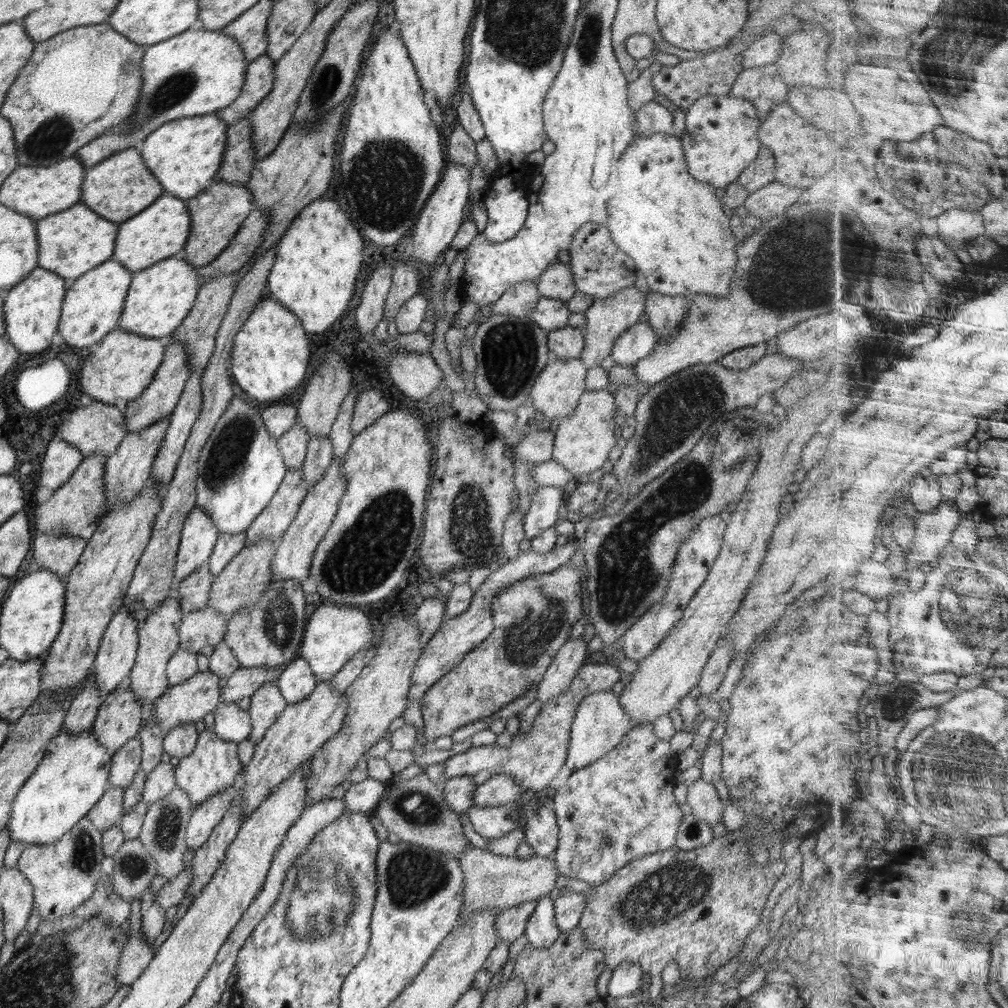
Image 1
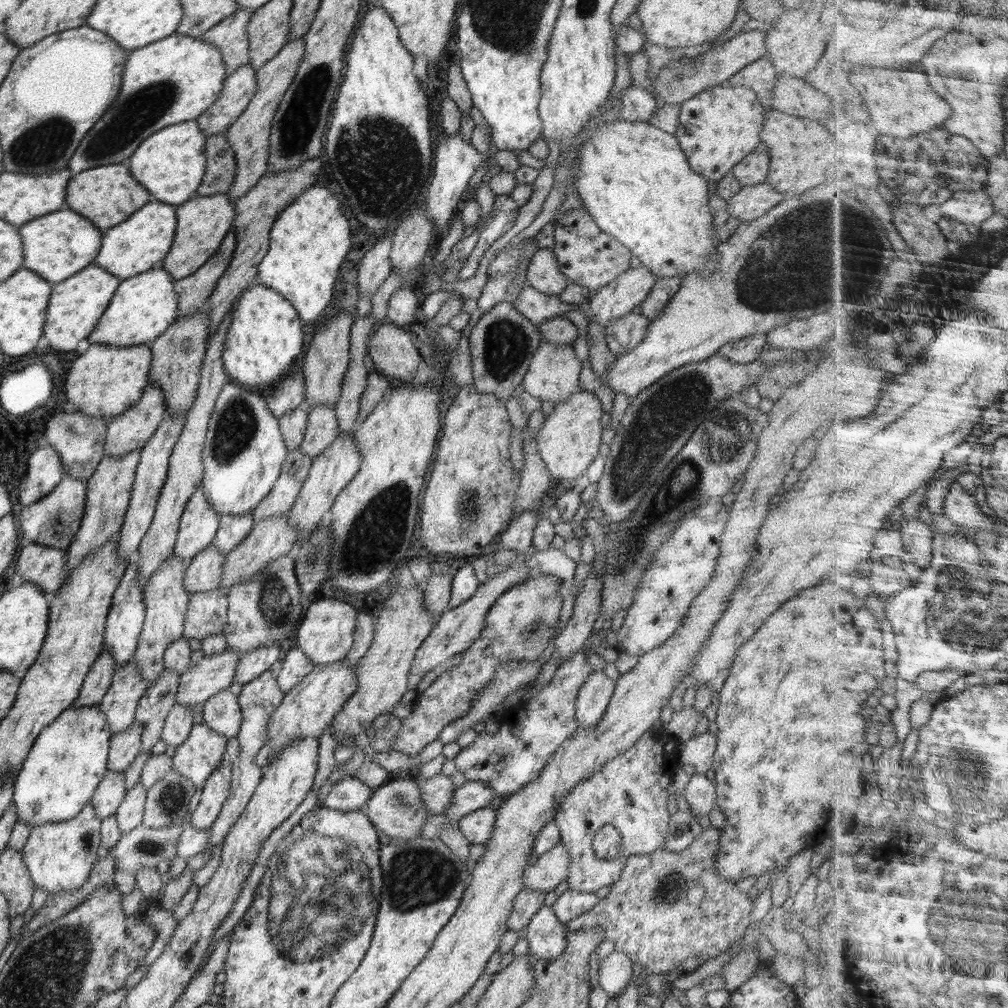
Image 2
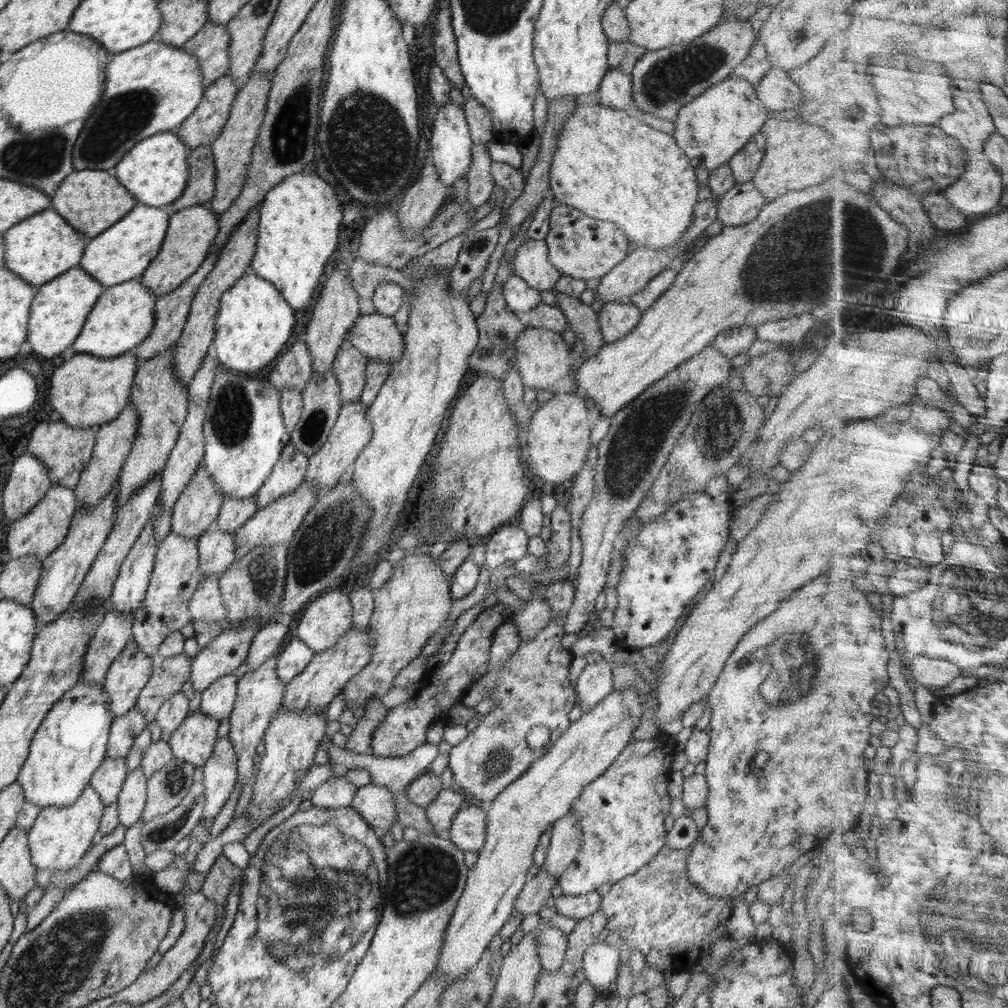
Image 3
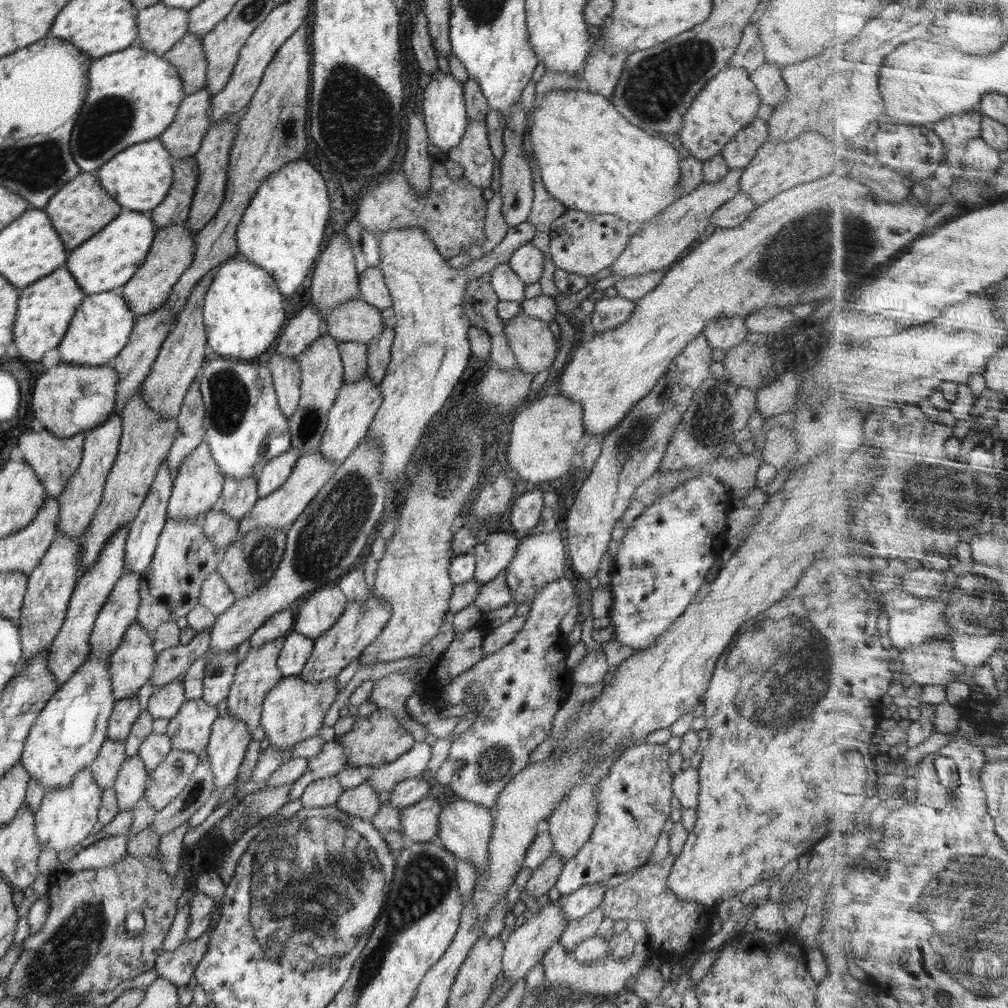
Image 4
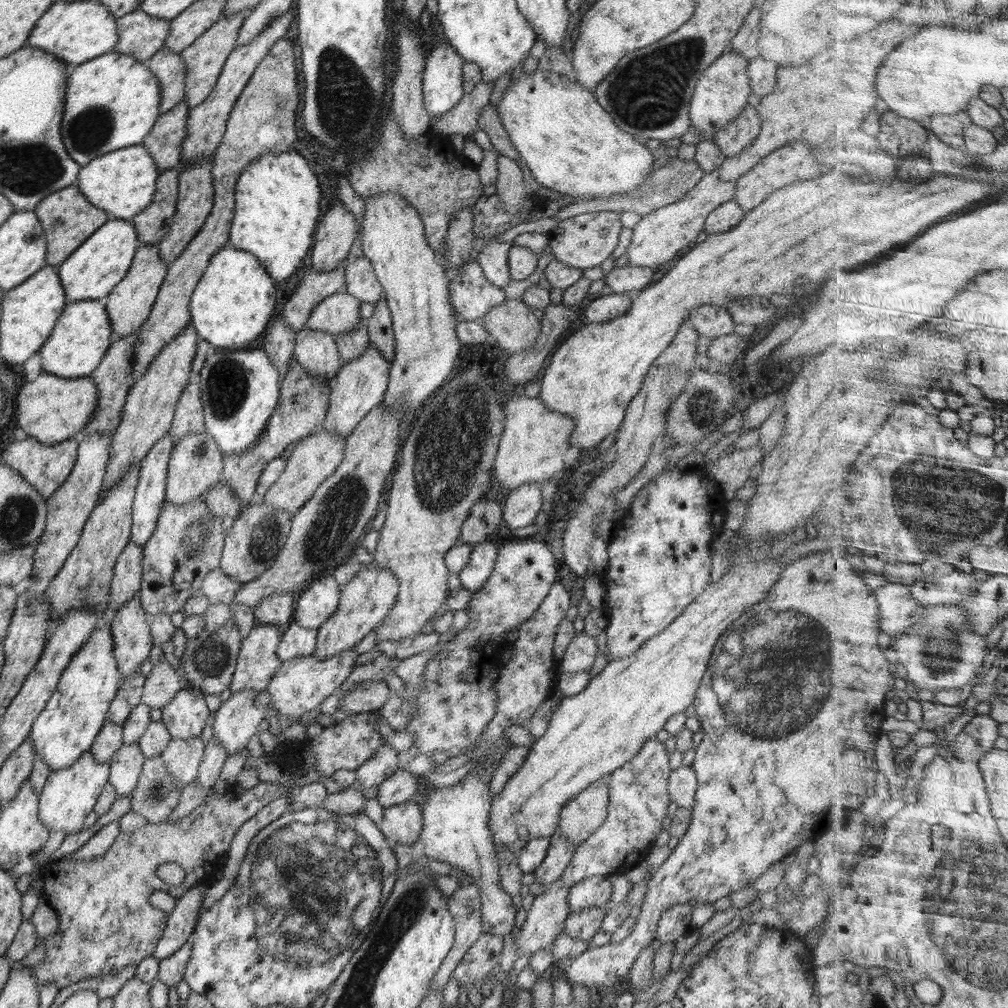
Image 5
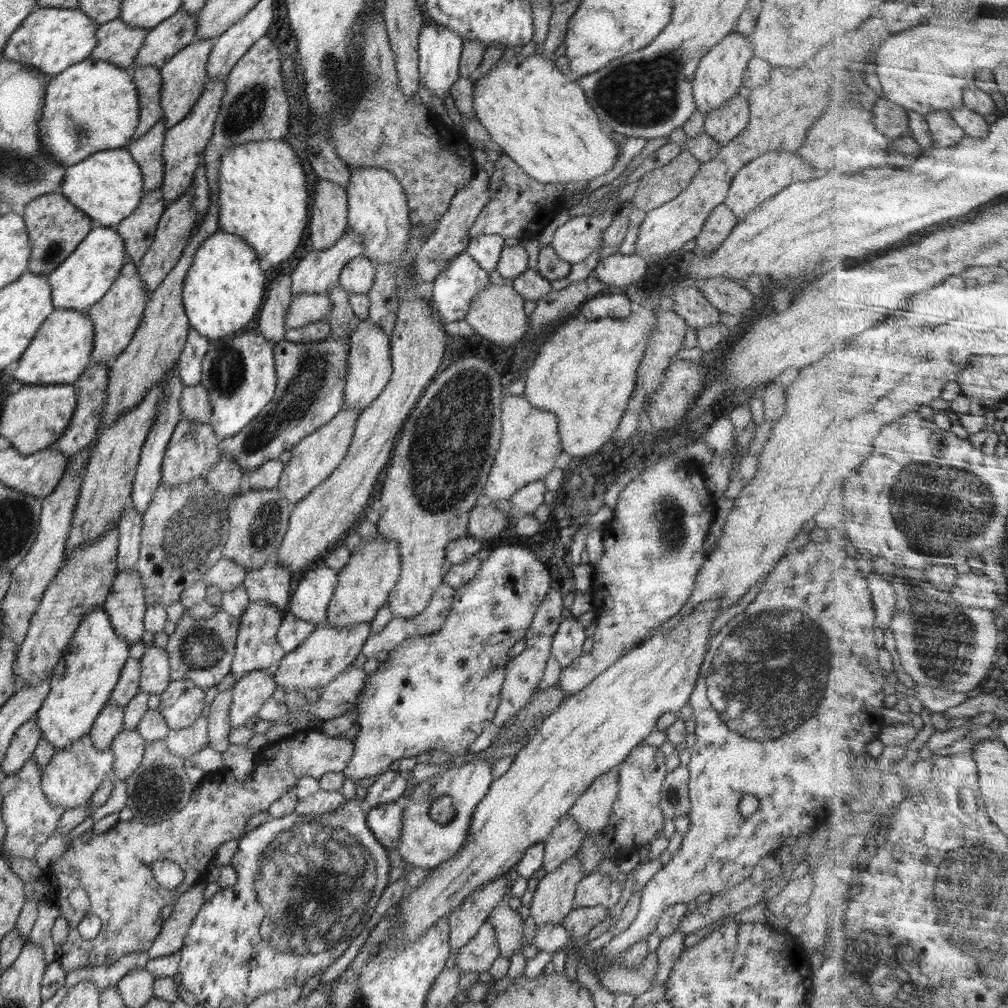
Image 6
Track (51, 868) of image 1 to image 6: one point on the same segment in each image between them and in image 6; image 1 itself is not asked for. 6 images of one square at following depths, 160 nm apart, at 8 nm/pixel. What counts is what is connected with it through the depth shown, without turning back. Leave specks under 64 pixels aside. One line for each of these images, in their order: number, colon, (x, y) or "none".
2: (59, 856)
3: (58, 839)
4: (66, 816)
5: (68, 796)
6: (73, 774)

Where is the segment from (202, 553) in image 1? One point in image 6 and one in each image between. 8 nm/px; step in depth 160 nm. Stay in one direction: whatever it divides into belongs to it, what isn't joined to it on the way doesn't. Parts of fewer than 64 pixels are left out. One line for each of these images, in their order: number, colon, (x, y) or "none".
2: (199, 522)
3: (196, 509)
4: (197, 487)
5: (195, 465)
6: (193, 449)

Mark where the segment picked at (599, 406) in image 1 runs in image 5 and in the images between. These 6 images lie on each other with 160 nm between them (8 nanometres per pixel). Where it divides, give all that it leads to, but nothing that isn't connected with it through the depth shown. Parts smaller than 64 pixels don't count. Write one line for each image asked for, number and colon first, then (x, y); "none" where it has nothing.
2: (570, 438)
3: (558, 439)
4: (543, 436)
5: (531, 450)

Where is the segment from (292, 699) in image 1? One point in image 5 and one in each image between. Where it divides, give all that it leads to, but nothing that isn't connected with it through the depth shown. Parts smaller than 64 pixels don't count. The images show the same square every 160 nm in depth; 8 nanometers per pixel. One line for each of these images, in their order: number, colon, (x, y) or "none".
2: (296, 665)
3: (292, 660)
4: (297, 648)
5: (296, 641)

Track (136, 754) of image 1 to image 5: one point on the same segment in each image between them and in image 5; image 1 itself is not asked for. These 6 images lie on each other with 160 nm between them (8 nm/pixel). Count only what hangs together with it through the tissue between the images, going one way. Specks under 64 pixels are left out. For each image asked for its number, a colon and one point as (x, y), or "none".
2: (124, 746)
3: (124, 729)
4: (126, 710)
5: (129, 695)

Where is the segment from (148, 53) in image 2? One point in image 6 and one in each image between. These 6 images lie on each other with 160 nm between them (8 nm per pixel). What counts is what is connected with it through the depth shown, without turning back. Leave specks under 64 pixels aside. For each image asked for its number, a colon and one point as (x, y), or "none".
3: (151, 89)
4: (133, 95)
5: (111, 102)
6: (91, 106)

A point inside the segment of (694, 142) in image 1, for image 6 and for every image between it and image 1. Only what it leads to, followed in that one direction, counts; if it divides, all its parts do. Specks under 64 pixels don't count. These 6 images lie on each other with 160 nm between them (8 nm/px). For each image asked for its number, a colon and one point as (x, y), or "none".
2: (718, 127)
3: (710, 129)
4: (729, 101)
5: (722, 91)
6: (717, 78)

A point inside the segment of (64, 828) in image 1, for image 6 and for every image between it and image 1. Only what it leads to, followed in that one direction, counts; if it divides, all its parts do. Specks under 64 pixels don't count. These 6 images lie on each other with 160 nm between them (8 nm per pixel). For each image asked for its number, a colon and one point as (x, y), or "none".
2: (68, 759)
3: (69, 745)
4: (66, 737)
5: (72, 718)
6: (89, 670)

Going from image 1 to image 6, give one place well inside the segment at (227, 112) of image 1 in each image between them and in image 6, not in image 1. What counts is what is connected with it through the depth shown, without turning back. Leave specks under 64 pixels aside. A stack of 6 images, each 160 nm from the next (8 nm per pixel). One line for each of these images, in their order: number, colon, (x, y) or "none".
2: (239, 87)
3: (204, 125)
4: (183, 137)
5: (164, 140)
6: (146, 150)

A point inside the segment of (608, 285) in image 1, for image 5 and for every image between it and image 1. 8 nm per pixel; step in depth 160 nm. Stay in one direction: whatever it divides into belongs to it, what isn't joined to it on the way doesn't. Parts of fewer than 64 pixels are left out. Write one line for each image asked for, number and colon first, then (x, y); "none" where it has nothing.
2: (588, 256)
3: (580, 246)
4: (580, 243)
5: (583, 241)

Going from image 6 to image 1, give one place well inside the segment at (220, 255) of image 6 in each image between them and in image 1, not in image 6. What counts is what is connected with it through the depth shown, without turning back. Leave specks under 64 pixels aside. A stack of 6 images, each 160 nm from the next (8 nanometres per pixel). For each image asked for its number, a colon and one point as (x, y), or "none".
1: (271, 352)
2: (265, 336)
3: (254, 322)
4: (243, 309)
5: (235, 298)

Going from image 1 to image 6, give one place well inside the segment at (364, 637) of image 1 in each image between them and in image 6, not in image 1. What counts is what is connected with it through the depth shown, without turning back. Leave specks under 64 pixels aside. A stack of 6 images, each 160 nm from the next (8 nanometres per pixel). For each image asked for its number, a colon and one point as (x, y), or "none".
2: (325, 634)
3: (328, 617)
4: (318, 611)
5: (315, 604)
6: (310, 600)

